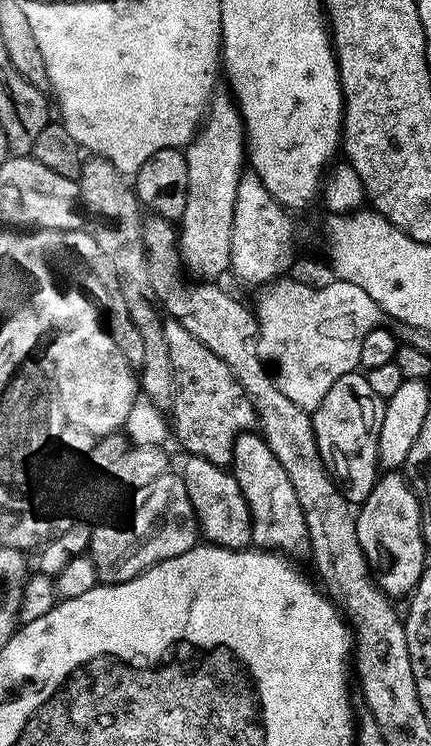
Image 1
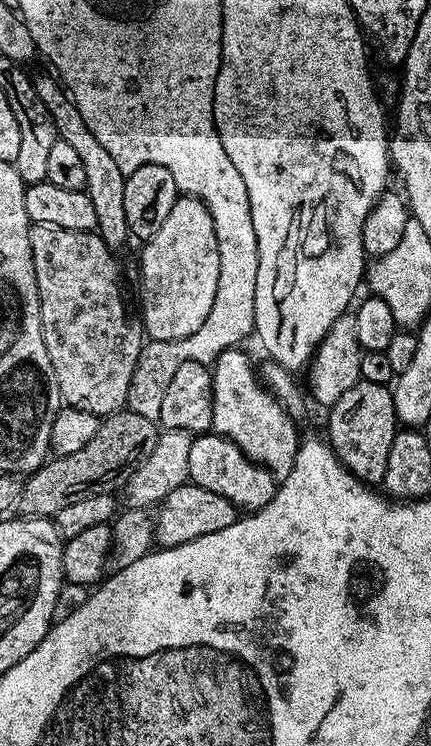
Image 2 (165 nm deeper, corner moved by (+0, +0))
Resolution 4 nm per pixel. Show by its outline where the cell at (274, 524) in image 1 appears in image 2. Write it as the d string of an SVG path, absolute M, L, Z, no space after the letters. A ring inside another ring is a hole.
M239 347L227 348L212 369L212 397L214 414L211 431L225 436L242 454L262 468L268 468L277 482L286 479L290 470L294 470L296 451L302 443L302 436L296 433L297 424L288 411L283 408L264 386L257 369L252 368L252 360Z

